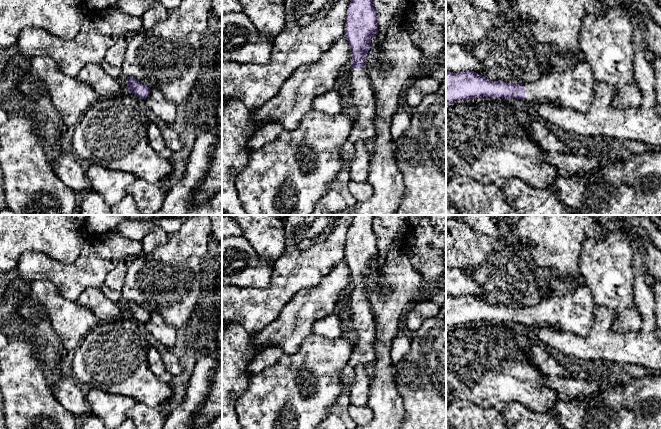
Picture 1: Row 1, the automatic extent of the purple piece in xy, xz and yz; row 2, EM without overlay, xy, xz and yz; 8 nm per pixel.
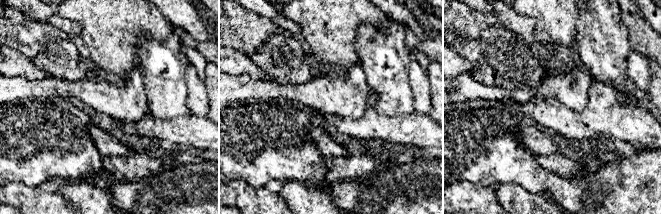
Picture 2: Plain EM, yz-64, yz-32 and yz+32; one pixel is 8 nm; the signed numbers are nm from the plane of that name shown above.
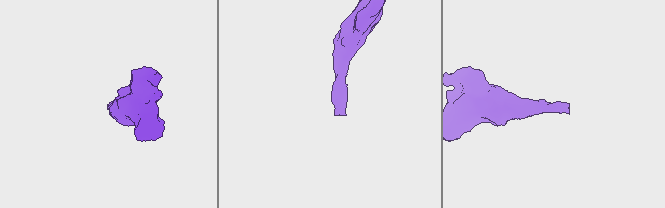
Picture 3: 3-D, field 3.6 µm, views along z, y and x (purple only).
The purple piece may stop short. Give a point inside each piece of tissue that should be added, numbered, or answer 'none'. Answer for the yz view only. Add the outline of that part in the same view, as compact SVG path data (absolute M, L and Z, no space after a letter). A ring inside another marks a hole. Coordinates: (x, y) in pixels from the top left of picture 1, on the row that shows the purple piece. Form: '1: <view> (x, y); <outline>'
1: yz (574, 88); M581 60L566 71L546 73L535 82L523 84L524 101L549 102L577 112L587 112L593 101L595 82L591 66L585 60Z

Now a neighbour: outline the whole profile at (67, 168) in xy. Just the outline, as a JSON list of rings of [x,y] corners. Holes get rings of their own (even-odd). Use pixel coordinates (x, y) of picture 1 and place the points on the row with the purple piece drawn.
[[[60,151],[50,155],[53,160],[52,169],[55,175],[76,193],[86,192],[92,187],[86,173],[72,151]]]

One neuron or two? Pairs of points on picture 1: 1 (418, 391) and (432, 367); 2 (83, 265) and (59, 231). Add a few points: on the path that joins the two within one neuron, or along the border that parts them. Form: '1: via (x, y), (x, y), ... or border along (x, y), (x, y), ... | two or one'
1: via (424, 385), (432, 377), (432, 373) | one
2: border along (88, 235), (79, 255), (70, 263), (54, 260) | two

